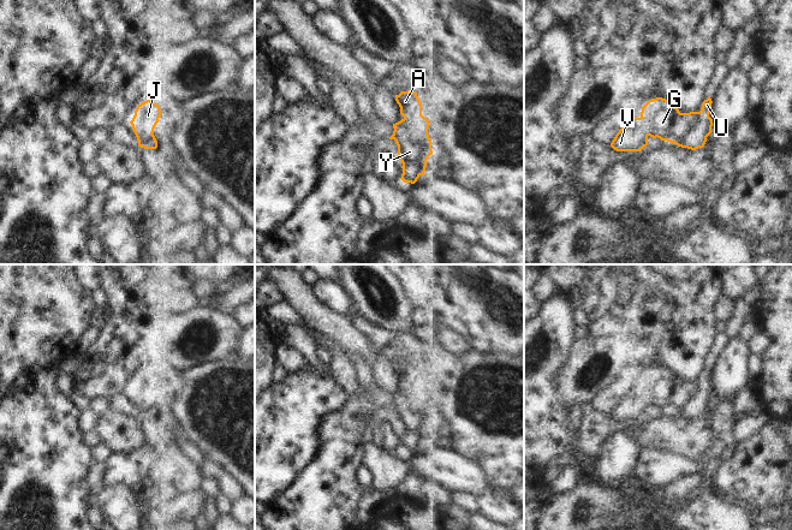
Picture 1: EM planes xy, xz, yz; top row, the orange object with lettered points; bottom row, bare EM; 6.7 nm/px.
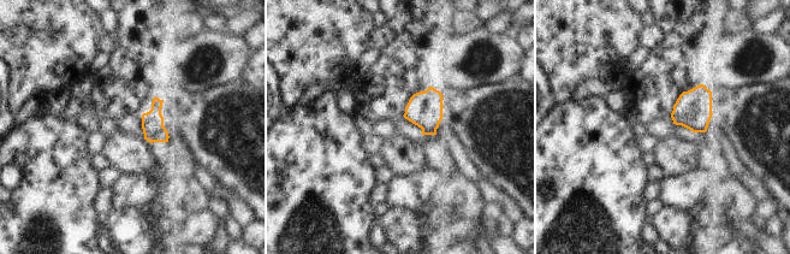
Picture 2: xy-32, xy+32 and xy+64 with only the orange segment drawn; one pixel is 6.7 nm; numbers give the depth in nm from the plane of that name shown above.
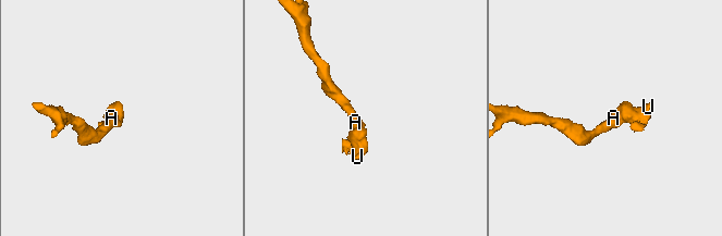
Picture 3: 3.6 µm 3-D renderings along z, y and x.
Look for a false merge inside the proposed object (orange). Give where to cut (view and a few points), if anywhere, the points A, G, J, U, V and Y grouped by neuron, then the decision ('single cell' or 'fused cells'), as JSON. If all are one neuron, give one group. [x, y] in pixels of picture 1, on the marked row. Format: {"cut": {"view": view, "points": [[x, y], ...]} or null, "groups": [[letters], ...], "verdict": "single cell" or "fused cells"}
{"cut": null, "groups": [["A", "G", "J", "U", "V", "Y"]], "verdict": "single cell"}

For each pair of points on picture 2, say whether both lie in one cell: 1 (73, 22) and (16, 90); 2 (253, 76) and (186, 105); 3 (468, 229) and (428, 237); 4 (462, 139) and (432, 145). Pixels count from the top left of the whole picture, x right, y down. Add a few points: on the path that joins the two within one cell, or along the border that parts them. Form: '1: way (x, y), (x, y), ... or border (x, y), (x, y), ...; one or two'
1: way (57, 39), (47, 48), (42, 61), (33, 74); one
2: border (242, 78), (253, 86); two
3: way (458, 230), (443, 230), (438, 234); one
4: border (437, 134), (445, 153); two

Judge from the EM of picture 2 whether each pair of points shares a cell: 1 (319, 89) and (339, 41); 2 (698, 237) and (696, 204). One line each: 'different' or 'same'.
1: different
2: different

